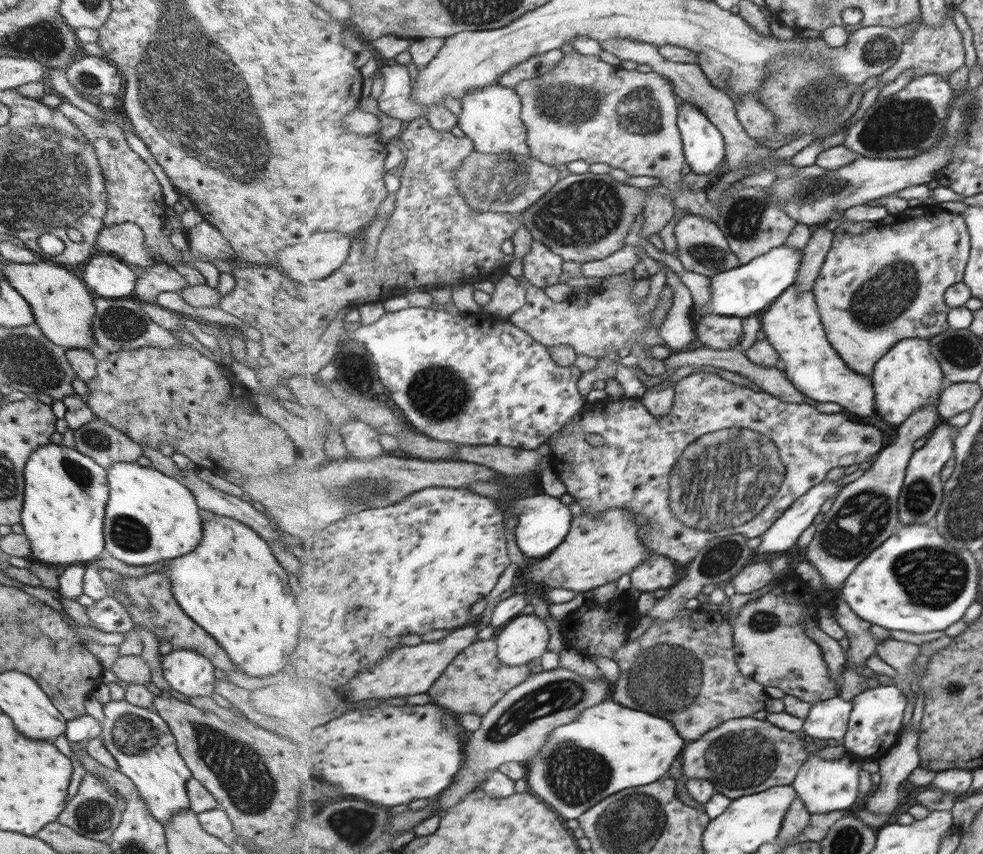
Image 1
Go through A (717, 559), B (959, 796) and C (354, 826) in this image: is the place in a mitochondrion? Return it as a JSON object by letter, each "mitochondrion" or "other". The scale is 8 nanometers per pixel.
{"A":"mitochondrion","B":"other","C":"mitochondrion"}

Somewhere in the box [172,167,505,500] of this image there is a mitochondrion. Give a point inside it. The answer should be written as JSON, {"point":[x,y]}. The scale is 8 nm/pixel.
{"point":[438,393]}

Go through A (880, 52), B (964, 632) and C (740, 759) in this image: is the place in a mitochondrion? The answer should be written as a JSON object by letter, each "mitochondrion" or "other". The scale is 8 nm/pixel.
{"A":"mitochondrion","B":"other","C":"mitochondrion"}

